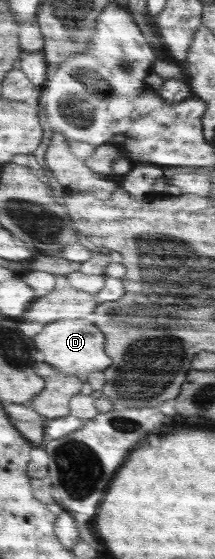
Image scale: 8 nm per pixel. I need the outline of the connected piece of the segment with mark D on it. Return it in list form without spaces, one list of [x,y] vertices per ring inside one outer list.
[[[57,320],[47,324],[35,338],[37,350],[45,354],[45,362],[67,376],[79,376],[89,372],[103,371],[111,366],[112,360],[105,350],[106,339],[97,326],[87,324],[85,320]]]

